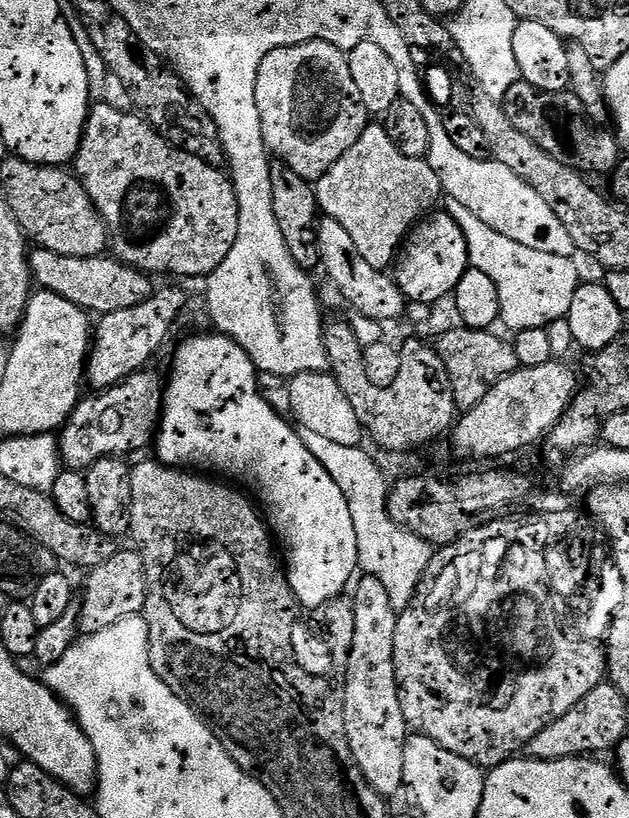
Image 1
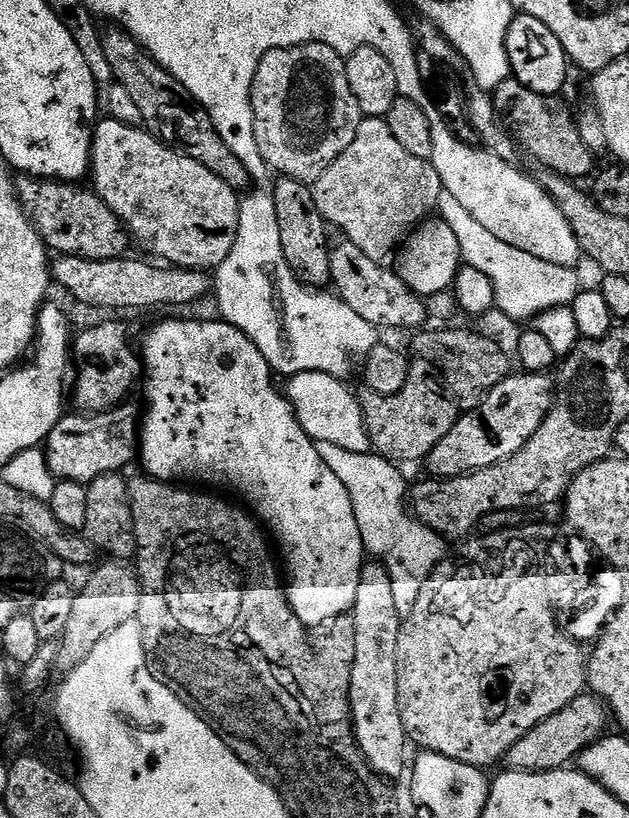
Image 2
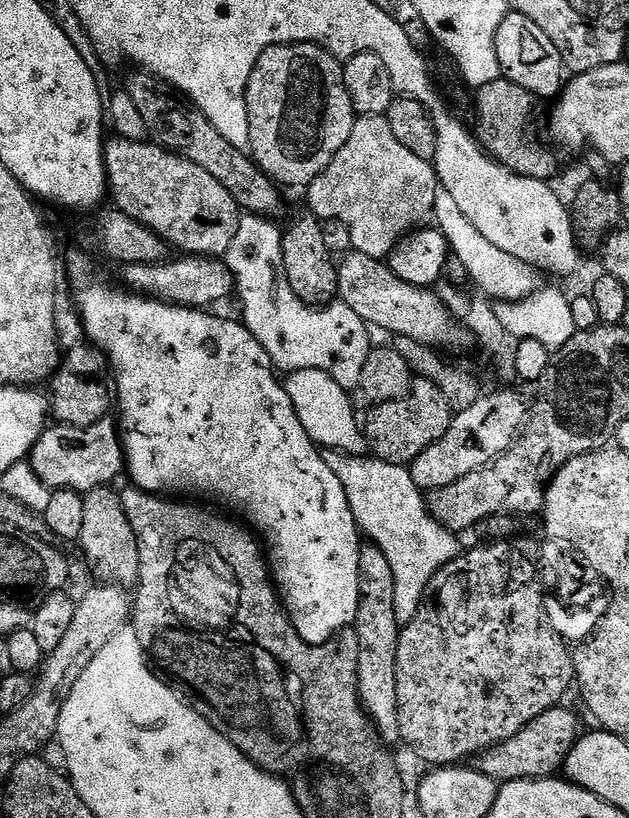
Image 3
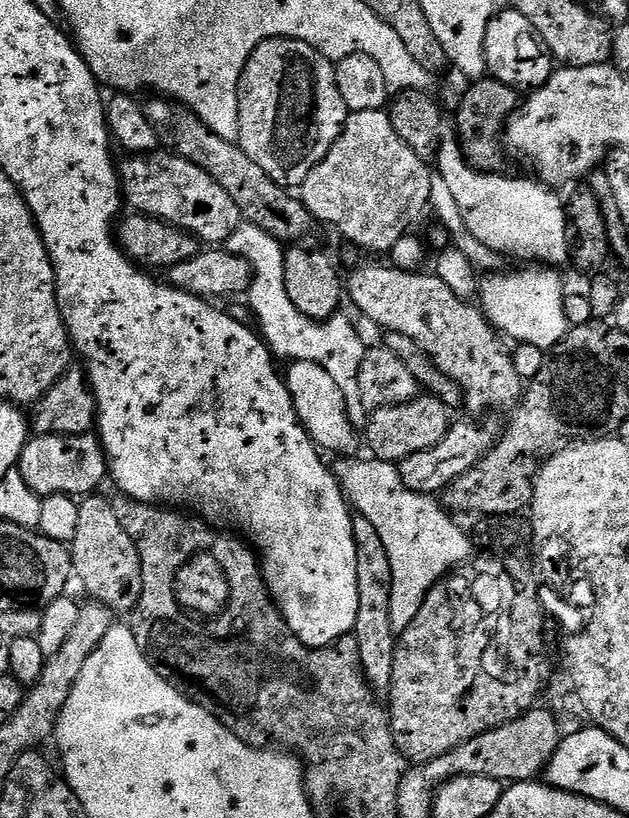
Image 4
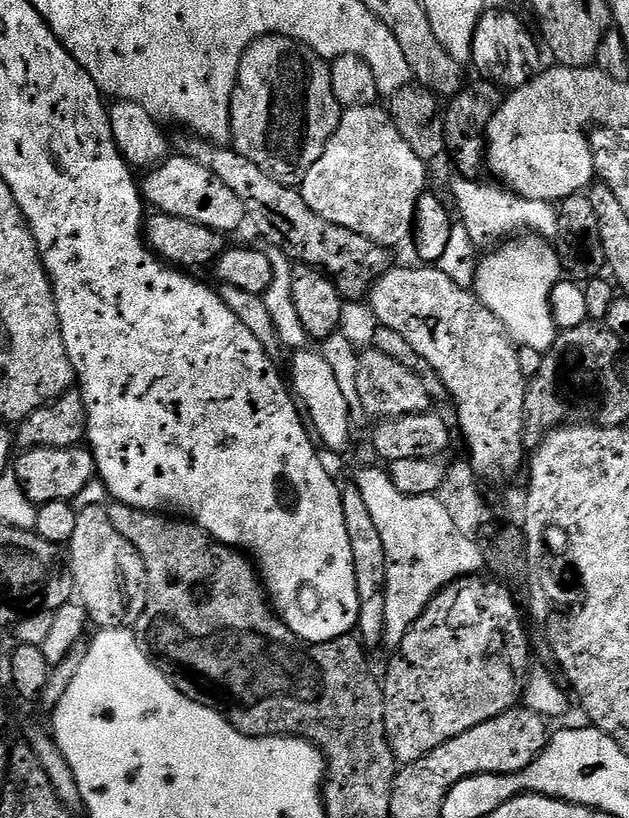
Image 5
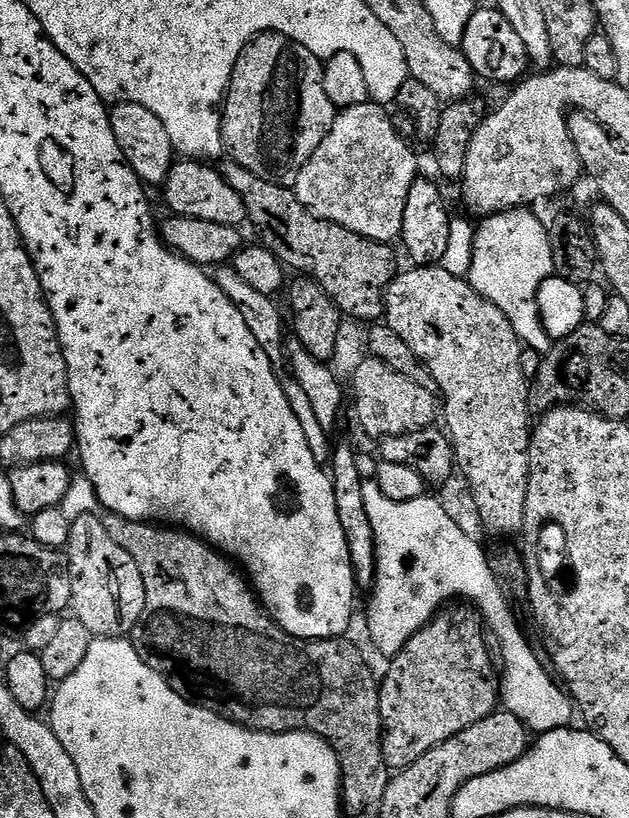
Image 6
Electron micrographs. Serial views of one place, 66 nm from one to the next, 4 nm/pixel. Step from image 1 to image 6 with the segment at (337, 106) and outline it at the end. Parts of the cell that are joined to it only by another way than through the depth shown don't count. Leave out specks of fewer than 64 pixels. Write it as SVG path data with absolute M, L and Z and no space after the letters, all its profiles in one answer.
M265 32L242 50L228 83L220 117L224 150L231 163L246 166L250 174L283 188L292 188L298 182L298 174L302 174L302 166L310 162L314 150L322 146L322 138L330 134L337 115L334 102L326 94L322 60L280 32Z

